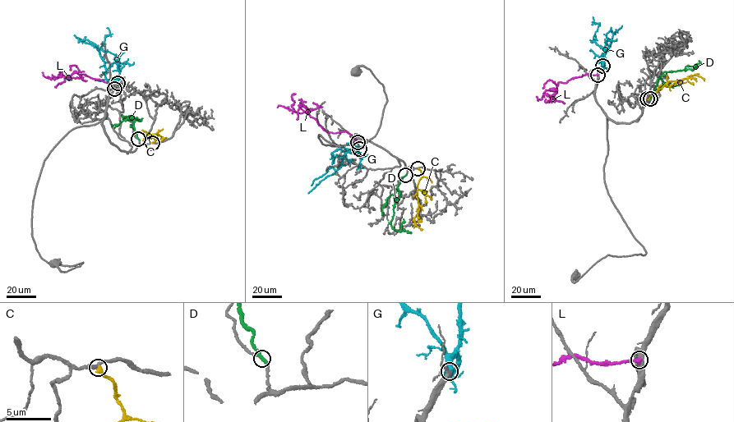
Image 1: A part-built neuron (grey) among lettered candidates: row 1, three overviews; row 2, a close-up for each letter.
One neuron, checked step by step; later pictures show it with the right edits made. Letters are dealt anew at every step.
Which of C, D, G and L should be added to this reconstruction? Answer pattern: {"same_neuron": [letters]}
{"same_neuron": ["G"]}

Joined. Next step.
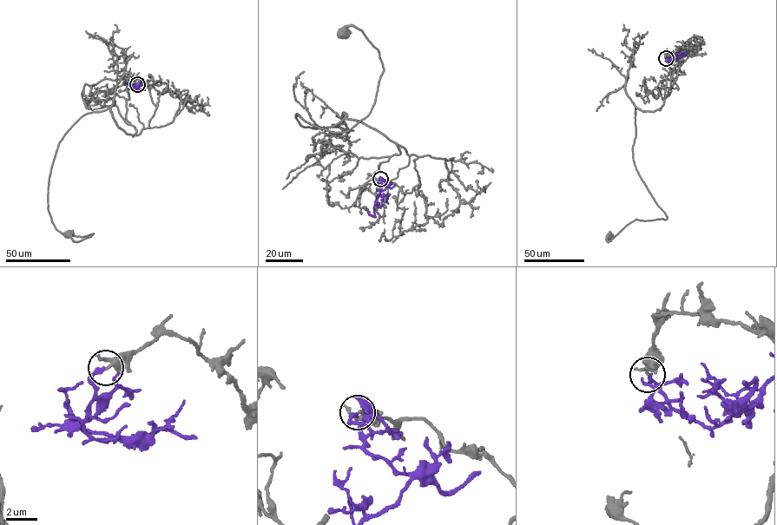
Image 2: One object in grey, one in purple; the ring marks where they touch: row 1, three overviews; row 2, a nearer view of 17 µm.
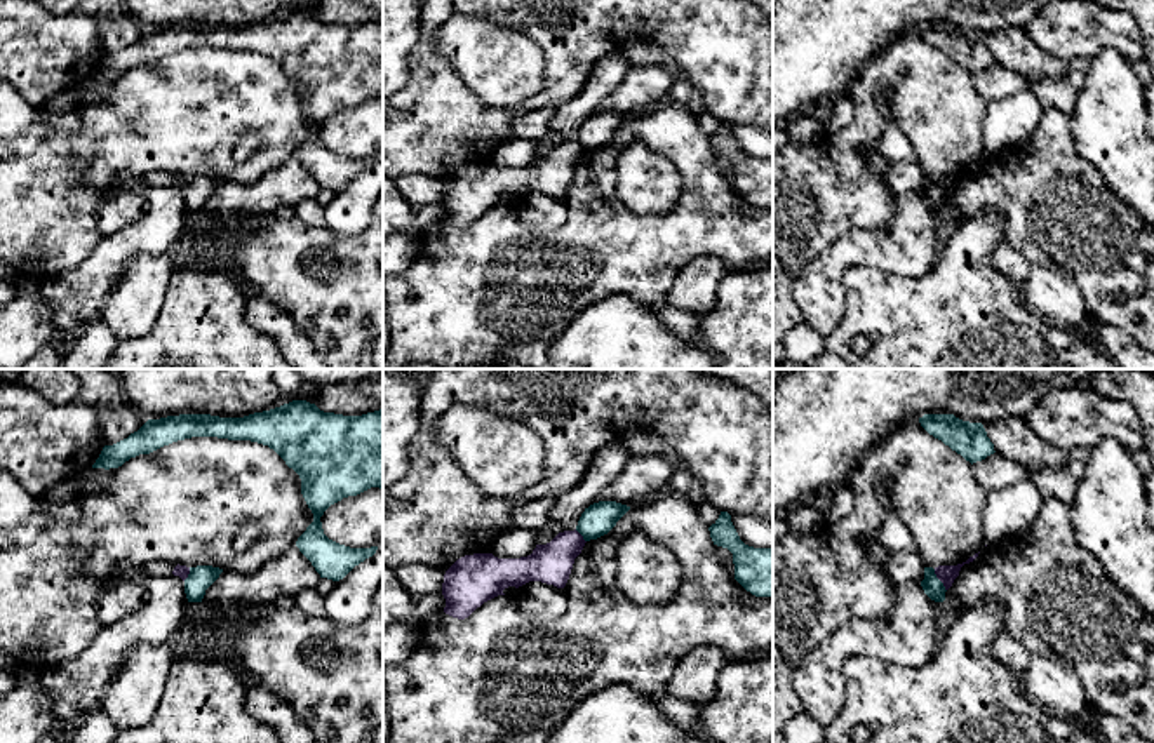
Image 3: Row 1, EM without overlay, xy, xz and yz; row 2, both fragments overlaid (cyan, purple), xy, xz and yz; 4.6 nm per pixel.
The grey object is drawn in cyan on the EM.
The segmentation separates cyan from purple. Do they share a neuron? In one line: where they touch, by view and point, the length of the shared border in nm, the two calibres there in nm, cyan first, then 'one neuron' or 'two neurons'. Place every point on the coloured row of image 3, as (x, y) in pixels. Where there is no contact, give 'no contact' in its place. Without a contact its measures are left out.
contact yz (939, 580); length 120 nm; calibres 90 and 80 nm; two neurons

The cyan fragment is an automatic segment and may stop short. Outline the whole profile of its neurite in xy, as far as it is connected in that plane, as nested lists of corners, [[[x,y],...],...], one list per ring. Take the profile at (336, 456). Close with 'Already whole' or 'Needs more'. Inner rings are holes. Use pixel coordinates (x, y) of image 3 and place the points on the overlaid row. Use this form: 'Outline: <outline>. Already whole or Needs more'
Outline: [[[306,400],[244,418],[179,414],[148,419],[127,438],[104,445],[92,468],[118,468],[131,458],[191,437],[251,440],[273,449],[301,479],[313,522],[296,546],[320,578],[343,579],[378,546],[350,548],[324,534],[320,517],[348,496],[383,489],[383,409],[362,416],[324,412]]]. Already whole

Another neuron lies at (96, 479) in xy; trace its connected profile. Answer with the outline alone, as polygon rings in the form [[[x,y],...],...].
[[[91,468],[91,472],[82,479],[85,492],[101,492],[111,480],[117,468]]]

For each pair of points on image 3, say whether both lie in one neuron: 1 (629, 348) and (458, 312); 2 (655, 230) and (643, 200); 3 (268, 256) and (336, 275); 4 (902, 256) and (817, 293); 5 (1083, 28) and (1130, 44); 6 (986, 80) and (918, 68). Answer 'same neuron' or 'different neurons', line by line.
1: different neurons
2: different neurons
3: same neuron
4: same neuron
5: same neuron
6: different neurons

